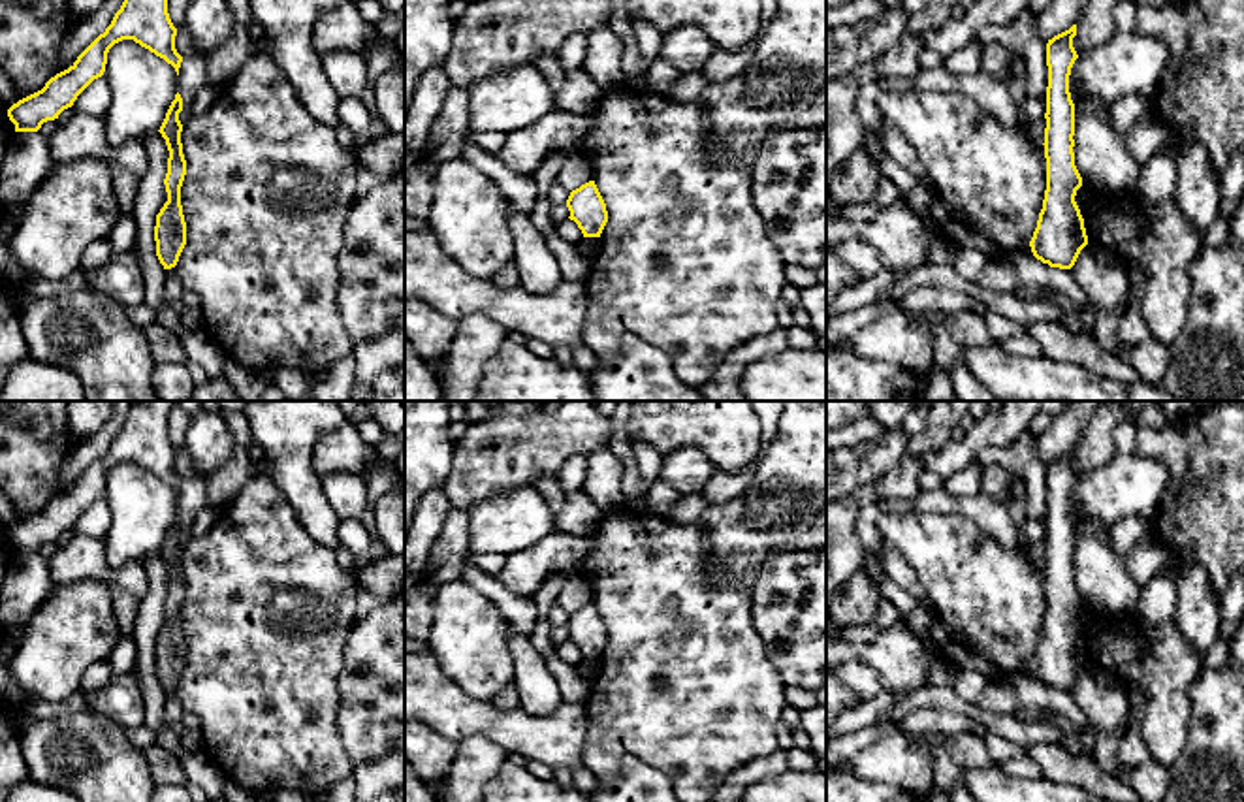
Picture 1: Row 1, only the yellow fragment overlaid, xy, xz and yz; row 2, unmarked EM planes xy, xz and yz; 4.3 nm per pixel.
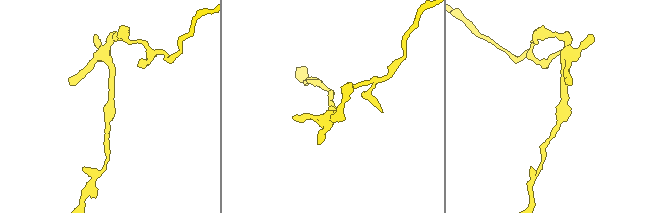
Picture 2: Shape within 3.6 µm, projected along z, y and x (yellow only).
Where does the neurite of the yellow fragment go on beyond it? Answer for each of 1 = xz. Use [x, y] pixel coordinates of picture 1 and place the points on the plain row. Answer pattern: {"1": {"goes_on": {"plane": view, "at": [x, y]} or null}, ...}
{"1": {"goes_on": null}}

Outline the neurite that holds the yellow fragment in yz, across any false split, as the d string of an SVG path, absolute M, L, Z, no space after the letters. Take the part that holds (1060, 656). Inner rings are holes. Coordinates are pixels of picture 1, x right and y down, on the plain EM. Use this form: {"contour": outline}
{"contour": "M1077 446L1046 465L1046 612L1037 650L1029 663L1031 674L1043 685L1071 691L1088 666L1084 640L1075 623L1082 599L1075 587L1075 525L1069 514L1069 497L1078 480L1073 459Z"}

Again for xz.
{"contour": "M595 602L572 612L566 629L570 633L568 640L578 646L583 659L600 659L608 644L608 633Z"}

